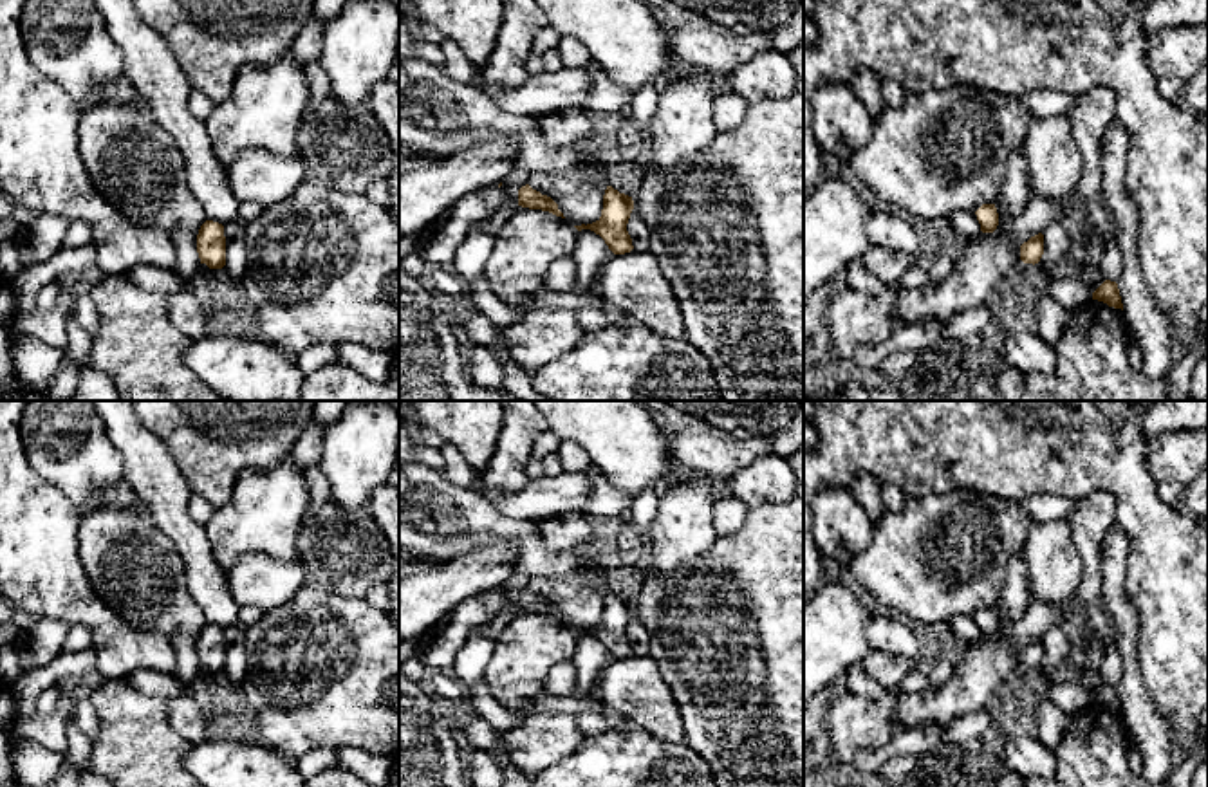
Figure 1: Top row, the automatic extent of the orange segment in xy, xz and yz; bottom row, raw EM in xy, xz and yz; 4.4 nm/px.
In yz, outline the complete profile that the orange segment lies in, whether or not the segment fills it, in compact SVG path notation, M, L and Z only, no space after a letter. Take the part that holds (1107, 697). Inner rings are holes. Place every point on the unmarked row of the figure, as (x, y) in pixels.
M1105 684L1094 697L1092 697L1092 704L1103 706L1109 711L1114 713L1121 713L1123 715L1123 708L1121 708L1121 700L1120 700L1120 693L1116 686Z

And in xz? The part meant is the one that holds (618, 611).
M607 590L603 599L601 621L592 628L574 630L578 635L590 634L599 639L614 659L625 659L634 653L627 635L630 617L634 614L632 601Z

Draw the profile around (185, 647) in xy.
M199 634L193 635L170 635L173 644L173 652L177 655L177 671L175 675L193 681L200 673L200 662L197 657L197 639Z

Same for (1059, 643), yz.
M1053 626L1044 634L1044 659L1038 671L1049 679L1049 675L1064 662L1076 661L1074 635L1064 626Z

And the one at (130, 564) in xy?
M105 504L81 516L78 554L94 592L132 626L166 635L193 635L206 626L186 588L184 561L153 520Z

